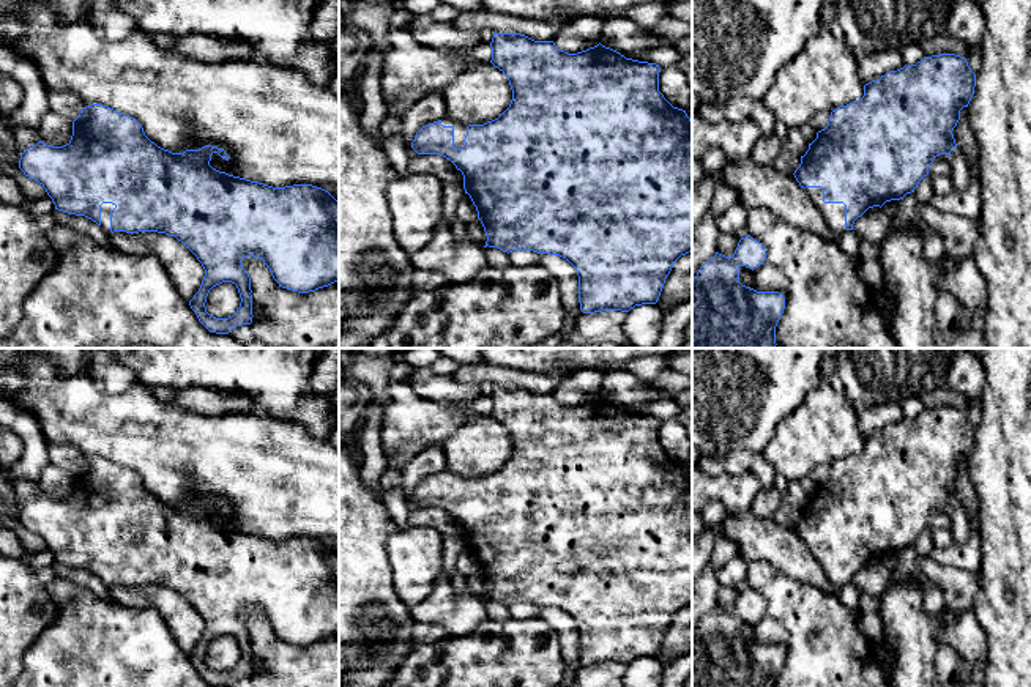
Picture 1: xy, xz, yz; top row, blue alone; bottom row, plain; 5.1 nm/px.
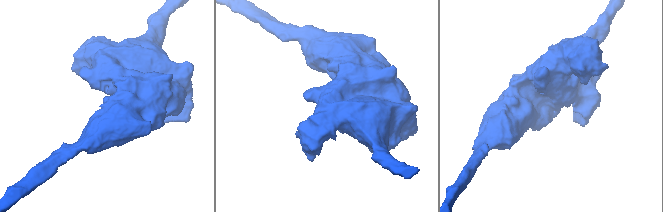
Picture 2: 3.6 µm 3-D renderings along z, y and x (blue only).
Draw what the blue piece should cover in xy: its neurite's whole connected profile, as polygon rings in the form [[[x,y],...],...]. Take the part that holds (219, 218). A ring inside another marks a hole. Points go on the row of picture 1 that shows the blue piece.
[[[91,104],[73,121],[73,136],[66,145],[38,142],[20,154],[19,169],[46,189],[55,210],[85,216],[109,235],[158,232],[181,241],[205,269],[202,285],[189,301],[191,309],[210,332],[229,334],[236,326],[251,325],[254,317],[251,277],[241,263],[244,257],[262,258],[279,287],[292,292],[309,293],[339,280],[339,202],[328,191],[312,184],[273,188],[219,172],[210,165],[213,153],[230,159],[224,150],[211,145],[172,153],[151,142],[136,118],[102,104]],[[222,282],[235,284],[241,298],[240,307],[229,318],[216,318],[205,307],[210,290]]]

